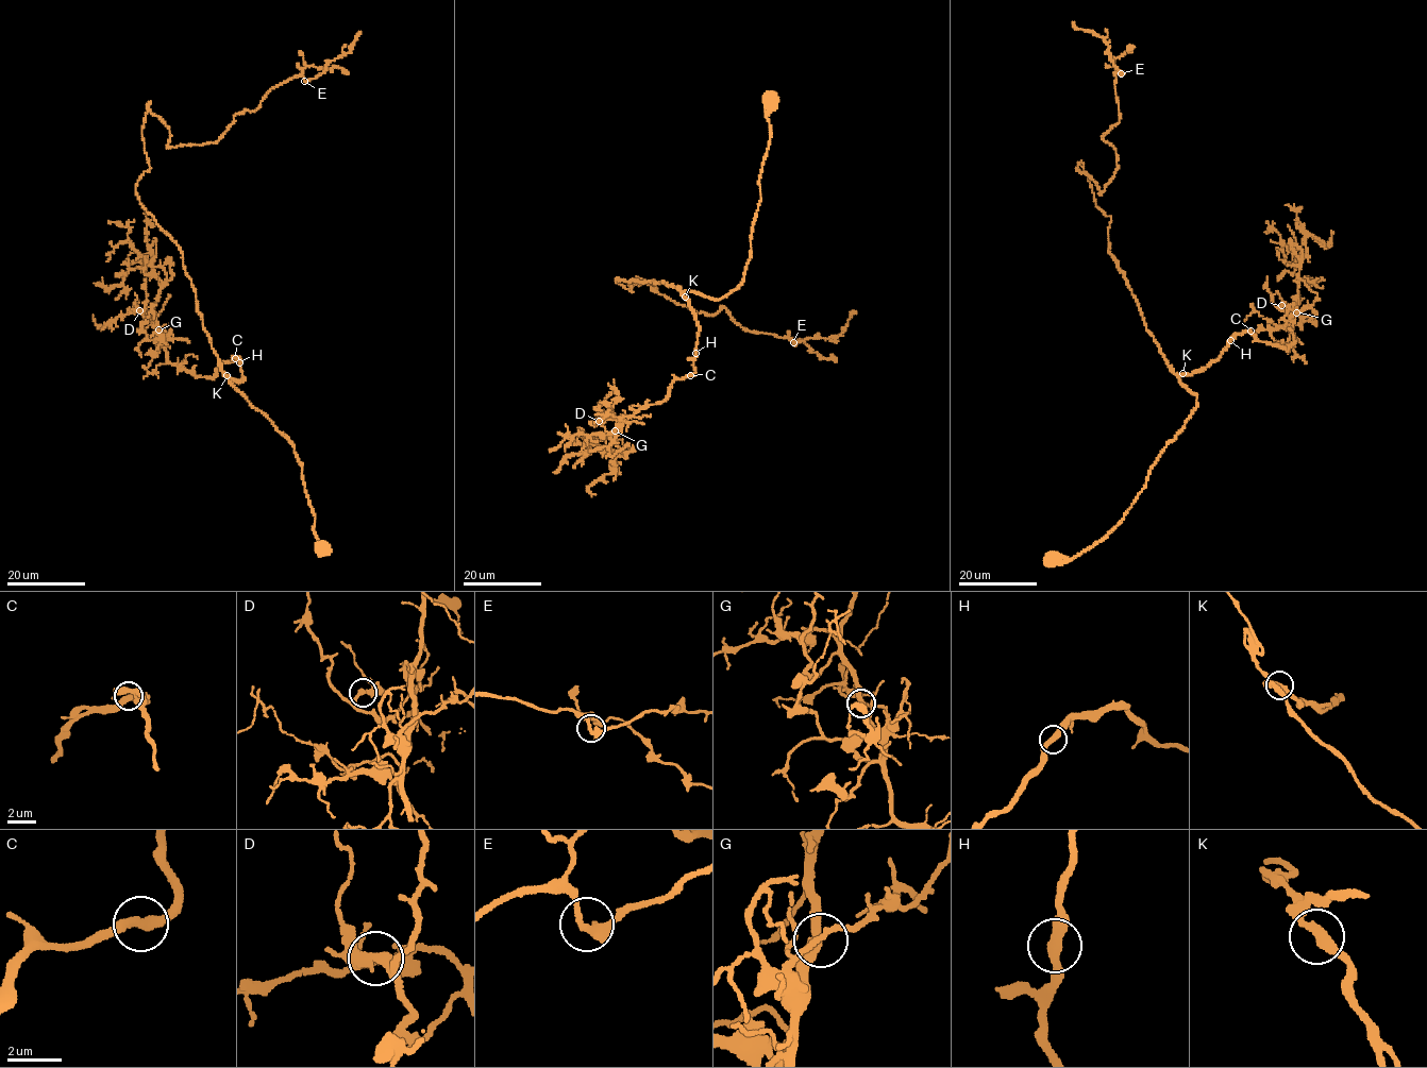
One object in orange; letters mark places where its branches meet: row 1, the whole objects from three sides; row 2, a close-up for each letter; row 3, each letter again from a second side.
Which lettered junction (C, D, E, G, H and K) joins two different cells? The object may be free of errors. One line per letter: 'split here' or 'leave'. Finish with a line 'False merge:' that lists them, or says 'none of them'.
C: leave
D: leave
E: leave
G: leave
H: leave
K: leave
False merge: none of them

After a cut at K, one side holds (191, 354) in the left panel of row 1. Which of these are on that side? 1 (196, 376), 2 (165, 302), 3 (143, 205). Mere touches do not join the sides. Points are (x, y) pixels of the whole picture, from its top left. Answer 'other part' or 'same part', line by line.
1: same part
2: same part
3: other part

